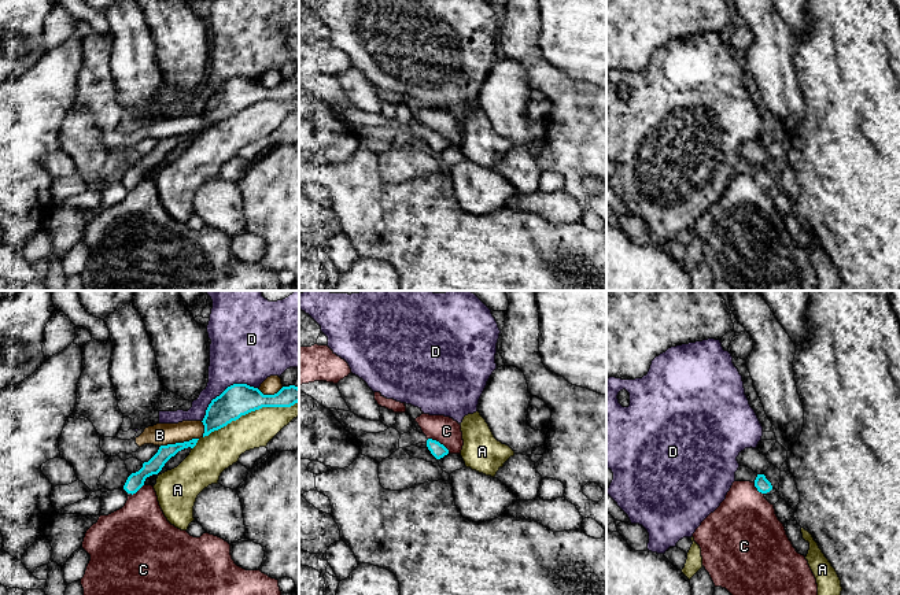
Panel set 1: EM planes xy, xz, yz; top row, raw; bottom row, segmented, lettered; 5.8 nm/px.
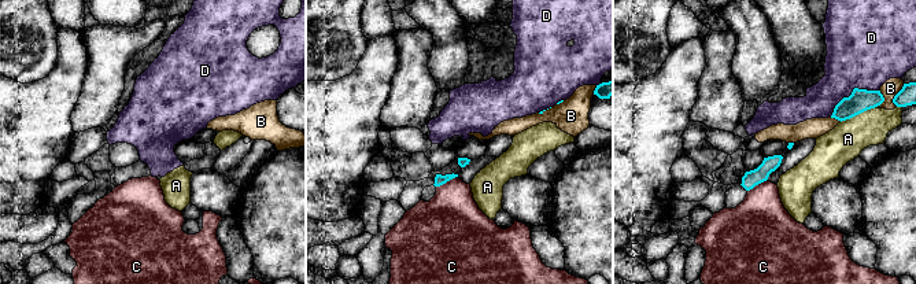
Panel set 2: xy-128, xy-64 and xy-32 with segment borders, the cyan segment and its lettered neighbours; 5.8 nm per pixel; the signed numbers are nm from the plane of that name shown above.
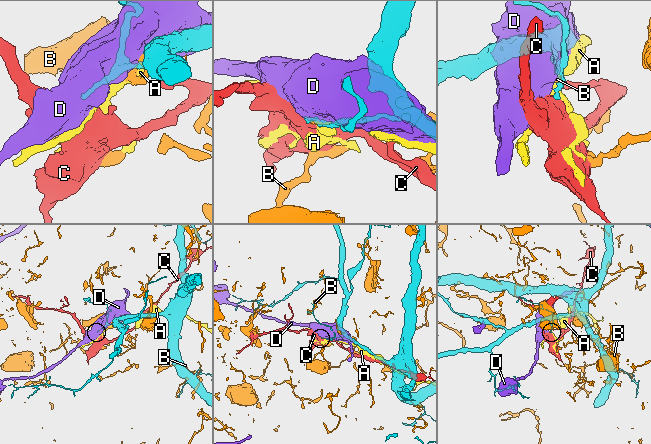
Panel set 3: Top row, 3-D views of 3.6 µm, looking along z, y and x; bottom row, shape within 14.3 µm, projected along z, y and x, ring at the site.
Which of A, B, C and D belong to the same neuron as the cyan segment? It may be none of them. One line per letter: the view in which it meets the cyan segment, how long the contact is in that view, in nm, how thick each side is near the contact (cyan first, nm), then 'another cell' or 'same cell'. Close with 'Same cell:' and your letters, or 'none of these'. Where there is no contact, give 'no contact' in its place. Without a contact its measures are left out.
A: contact in xy; length 600 nm; calibres 190 and 220 nm; another cell
B: contact in xy; length 240 nm; calibres 90 and 130 nm; another cell
C: contact in xz; length 150 nm; calibres 90 and 160 nm; another cell
D: contact in xy; length 380 nm; calibres 190 and 380 nm; another cell
Same cell: none of these

